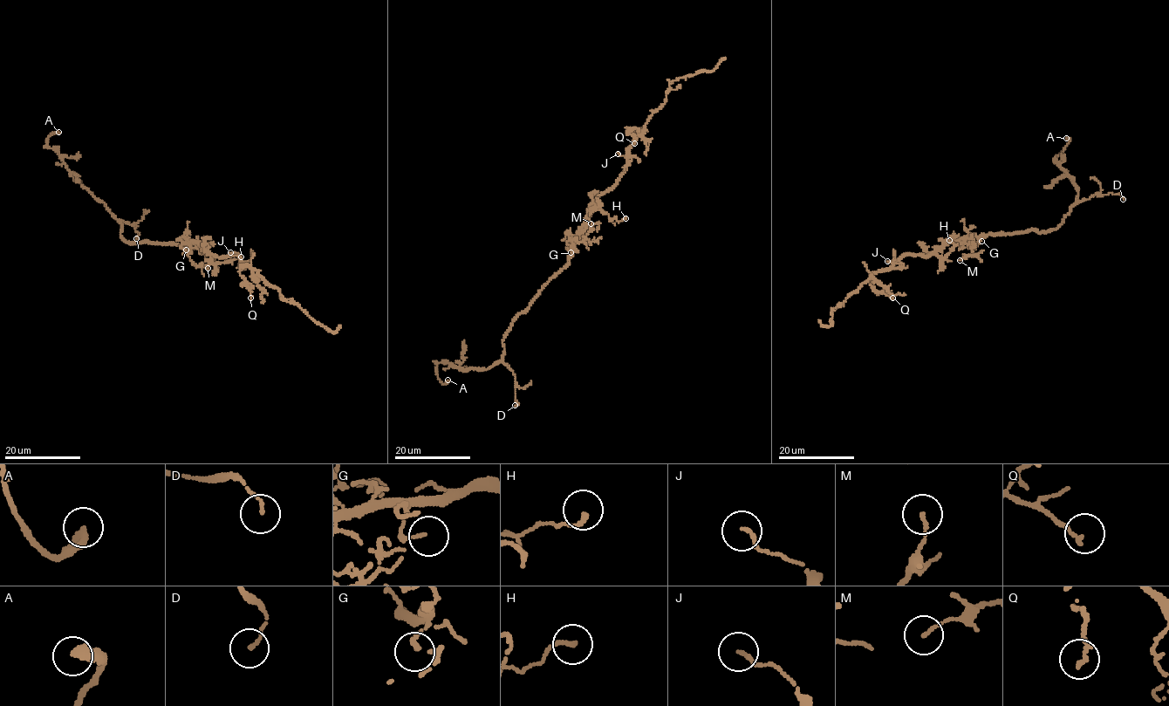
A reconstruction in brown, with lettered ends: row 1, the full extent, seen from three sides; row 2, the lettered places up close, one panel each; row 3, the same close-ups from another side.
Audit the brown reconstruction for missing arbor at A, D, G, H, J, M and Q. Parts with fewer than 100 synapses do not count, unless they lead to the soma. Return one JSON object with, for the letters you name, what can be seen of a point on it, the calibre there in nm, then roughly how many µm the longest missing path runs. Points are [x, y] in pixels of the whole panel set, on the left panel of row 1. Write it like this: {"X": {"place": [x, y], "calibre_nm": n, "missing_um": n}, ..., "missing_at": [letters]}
{"missing_at": []}

